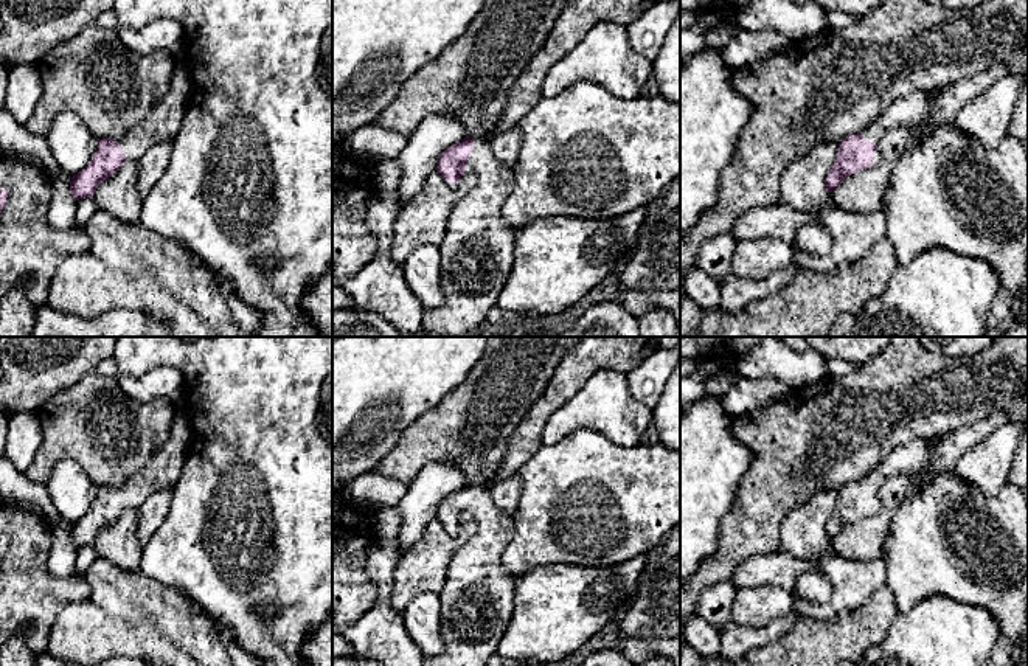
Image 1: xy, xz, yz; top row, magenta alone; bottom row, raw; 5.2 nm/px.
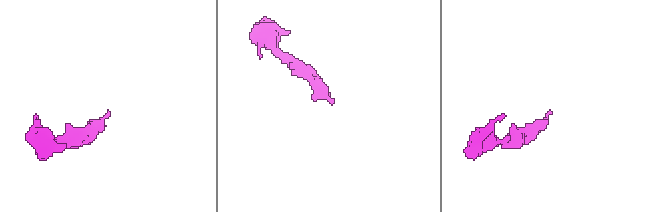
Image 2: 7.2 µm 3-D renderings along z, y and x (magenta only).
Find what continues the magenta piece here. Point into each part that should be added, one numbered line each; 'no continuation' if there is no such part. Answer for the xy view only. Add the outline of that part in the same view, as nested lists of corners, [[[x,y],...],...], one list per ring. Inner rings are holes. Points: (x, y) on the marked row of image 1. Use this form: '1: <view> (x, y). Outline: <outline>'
1: xy (163, 121). Outline: [[[179,62],[171,76],[169,90],[152,106],[140,124],[115,140],[127,160],[140,161],[151,146],[177,135],[191,93],[189,70],[185,62]]]

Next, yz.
1: yz (912, 110). Outline: [[[941,88],[935,93],[913,92],[904,98],[894,99],[874,123],[862,130],[862,137],[874,144],[880,137],[898,126],[918,129],[927,121],[929,112],[935,104],[935,99],[944,92]]]

